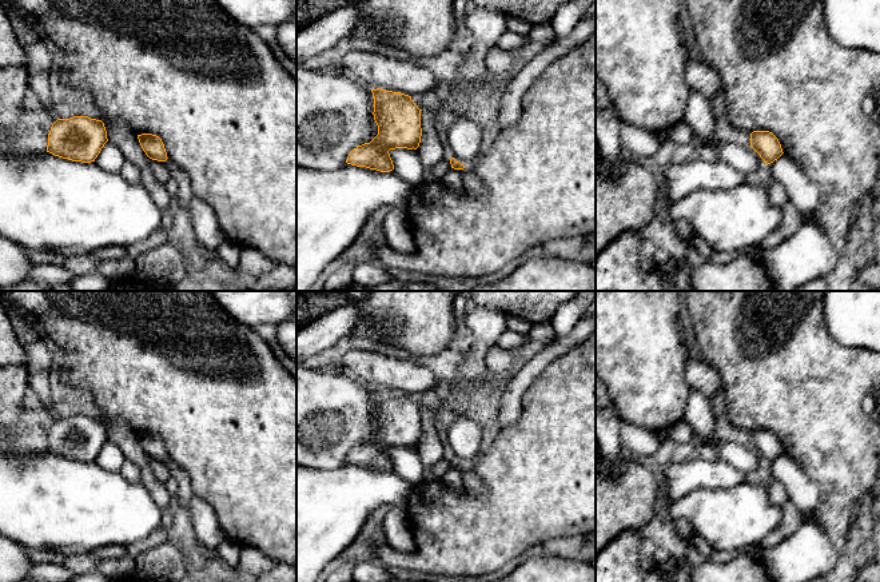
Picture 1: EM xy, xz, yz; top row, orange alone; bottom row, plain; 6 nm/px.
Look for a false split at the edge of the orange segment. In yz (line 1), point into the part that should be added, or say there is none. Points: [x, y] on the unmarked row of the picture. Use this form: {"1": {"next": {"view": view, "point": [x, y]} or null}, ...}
{"1": {"next": null}}

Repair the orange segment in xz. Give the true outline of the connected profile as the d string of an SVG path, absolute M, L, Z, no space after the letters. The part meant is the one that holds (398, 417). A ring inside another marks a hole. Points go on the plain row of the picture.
M371 388L374 395L374 419L378 434L354 447L346 462L381 471L394 469L389 450L395 447L417 449L421 442L421 408L411 395L386 388Z

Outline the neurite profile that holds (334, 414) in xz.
M296 366L296 466L328 470L346 463L349 453L378 434L371 387L343 374L328 374L316 366Z

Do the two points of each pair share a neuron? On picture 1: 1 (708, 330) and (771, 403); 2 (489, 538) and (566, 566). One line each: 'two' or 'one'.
1: one
2: two

